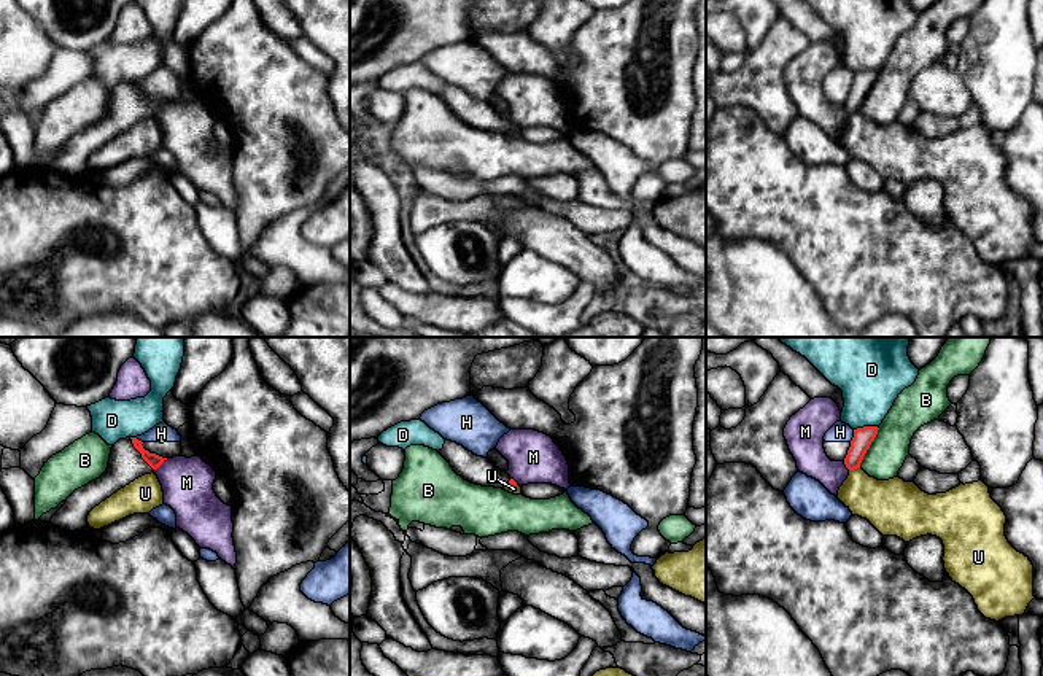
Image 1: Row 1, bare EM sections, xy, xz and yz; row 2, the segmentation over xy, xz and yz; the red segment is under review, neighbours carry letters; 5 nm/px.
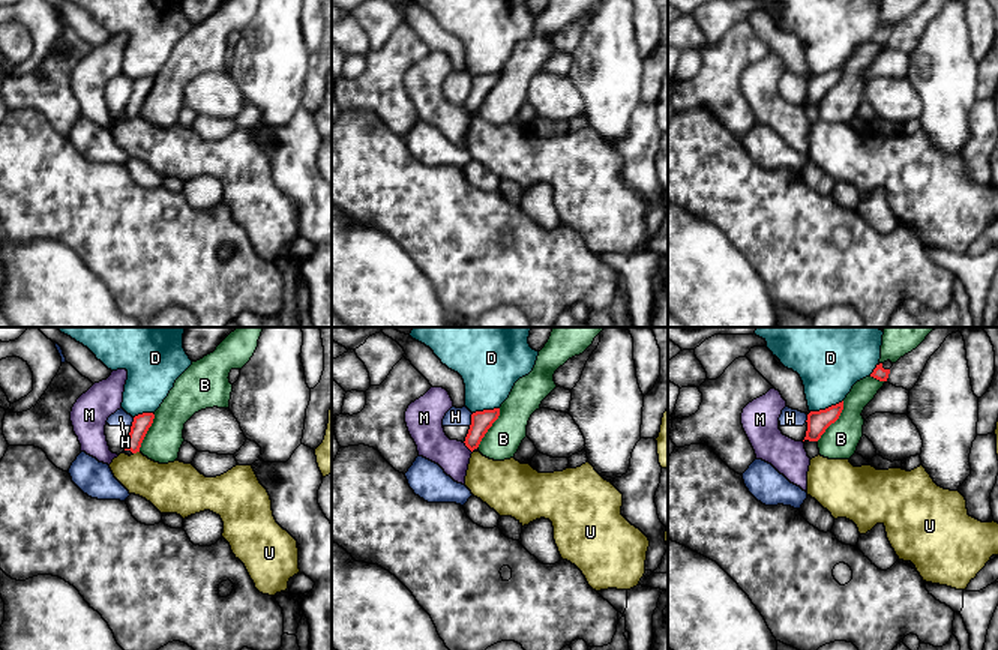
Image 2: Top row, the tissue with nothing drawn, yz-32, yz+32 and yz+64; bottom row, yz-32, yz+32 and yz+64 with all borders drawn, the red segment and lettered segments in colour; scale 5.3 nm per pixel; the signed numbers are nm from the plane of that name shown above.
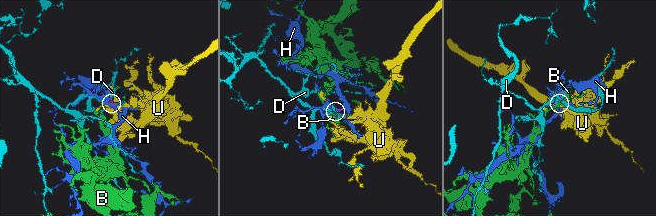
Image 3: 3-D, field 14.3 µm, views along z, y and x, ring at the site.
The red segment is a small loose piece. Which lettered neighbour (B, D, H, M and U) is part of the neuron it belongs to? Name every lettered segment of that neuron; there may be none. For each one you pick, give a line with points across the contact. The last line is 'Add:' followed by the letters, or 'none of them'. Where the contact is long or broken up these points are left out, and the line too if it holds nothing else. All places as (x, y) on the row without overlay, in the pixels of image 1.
Add: none of them

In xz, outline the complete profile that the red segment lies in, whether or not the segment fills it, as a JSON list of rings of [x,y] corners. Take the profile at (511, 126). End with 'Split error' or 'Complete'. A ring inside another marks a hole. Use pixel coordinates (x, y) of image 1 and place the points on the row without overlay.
[[[445,83],[444,92],[439,97],[458,119],[471,127],[494,132],[517,129],[509,118],[496,111],[488,102],[477,100],[456,86]]]. Split error

